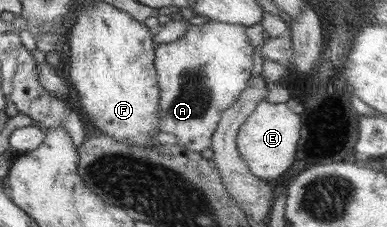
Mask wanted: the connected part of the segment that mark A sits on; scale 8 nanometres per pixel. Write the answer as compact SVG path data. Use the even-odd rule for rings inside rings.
M207 21L200 26L190 26L176 42L155 46L155 69L161 90L159 112L160 132L174 134L179 145L196 152L202 152L211 146L211 136L217 129L223 110L234 104L240 93L247 87L252 76L252 56L255 48L248 42L247 26Z

